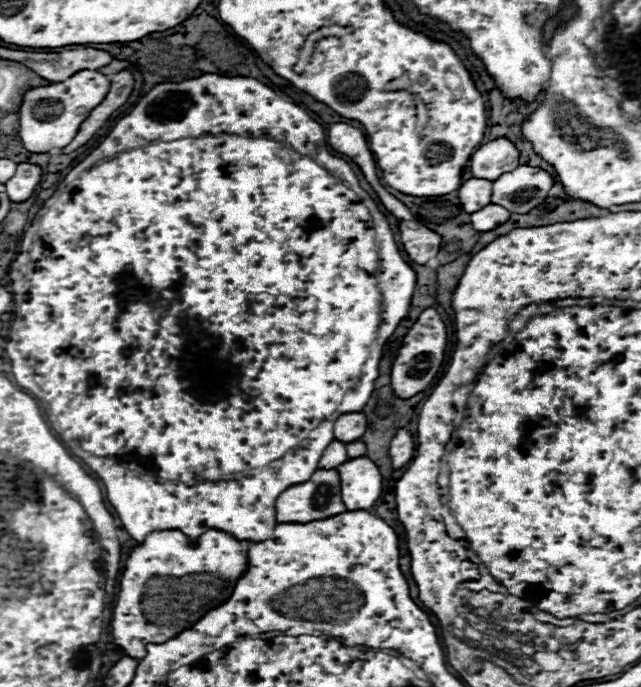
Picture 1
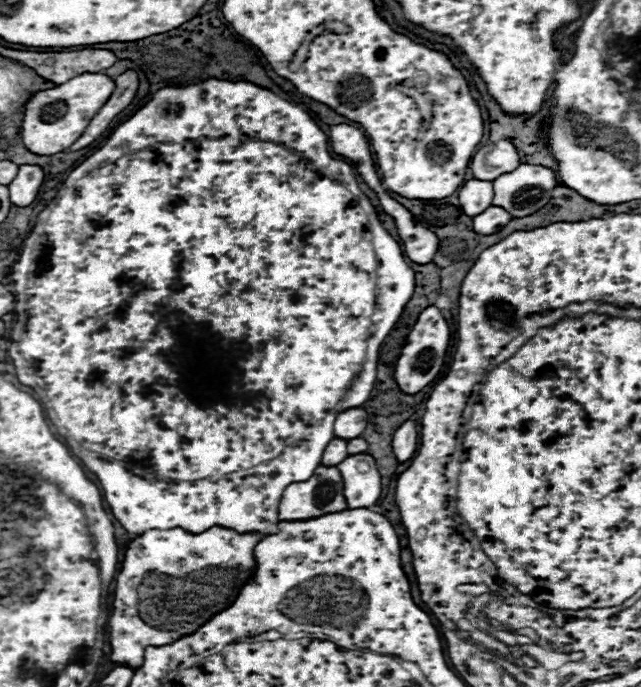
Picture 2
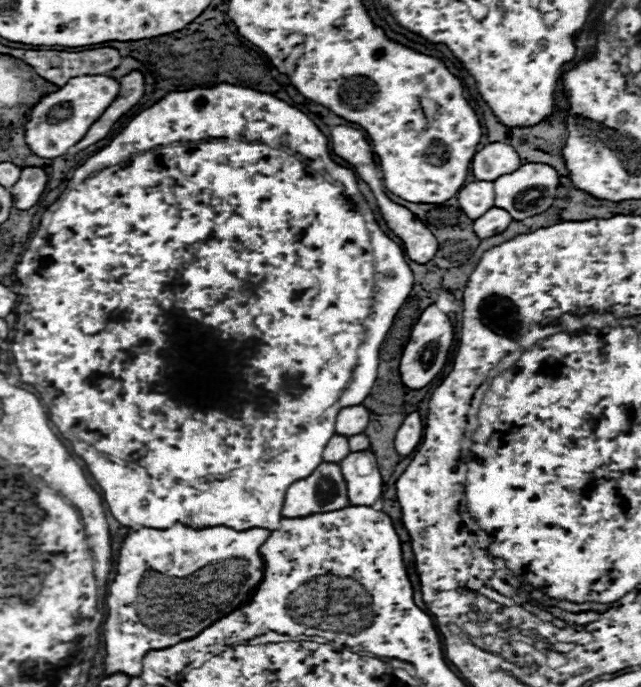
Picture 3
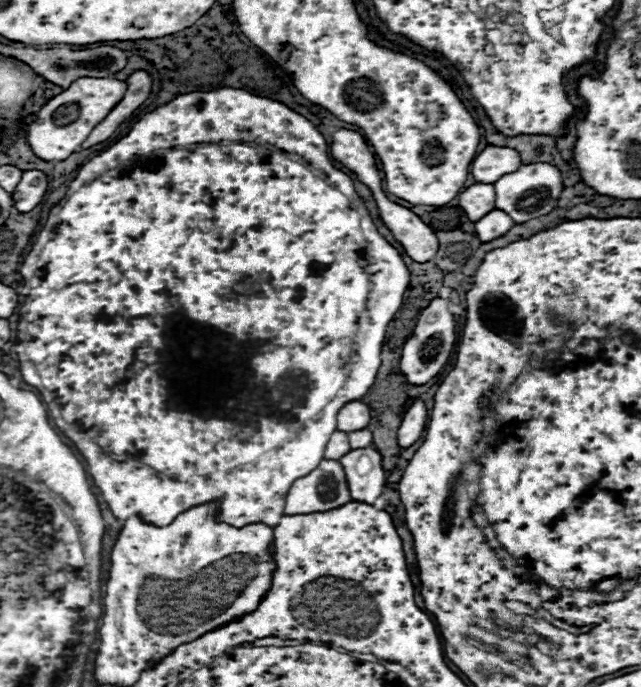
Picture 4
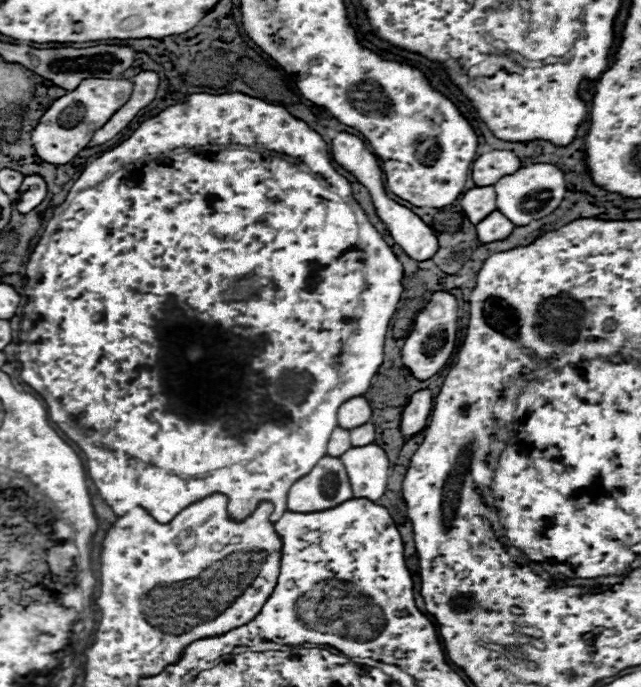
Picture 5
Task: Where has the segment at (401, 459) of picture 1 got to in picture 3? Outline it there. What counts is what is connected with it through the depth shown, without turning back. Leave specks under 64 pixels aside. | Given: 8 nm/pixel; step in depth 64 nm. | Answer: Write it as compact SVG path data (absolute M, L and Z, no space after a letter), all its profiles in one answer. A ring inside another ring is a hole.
M412 412L410 416L404 418L402 426L398 428L394 448L404 458L416 450L420 438L422 438L422 418L418 412Z

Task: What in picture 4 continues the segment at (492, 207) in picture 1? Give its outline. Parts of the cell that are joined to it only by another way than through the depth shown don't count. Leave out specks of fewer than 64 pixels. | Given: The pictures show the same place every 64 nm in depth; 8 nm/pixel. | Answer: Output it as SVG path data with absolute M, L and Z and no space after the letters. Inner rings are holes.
M500 210L488 212L484 218L480 218L480 220L474 224L476 236L478 236L482 242L488 242L488 240L494 240L494 238L498 238L498 236L504 236L512 226L514 226L512 218L510 218L506 212L500 212Z

